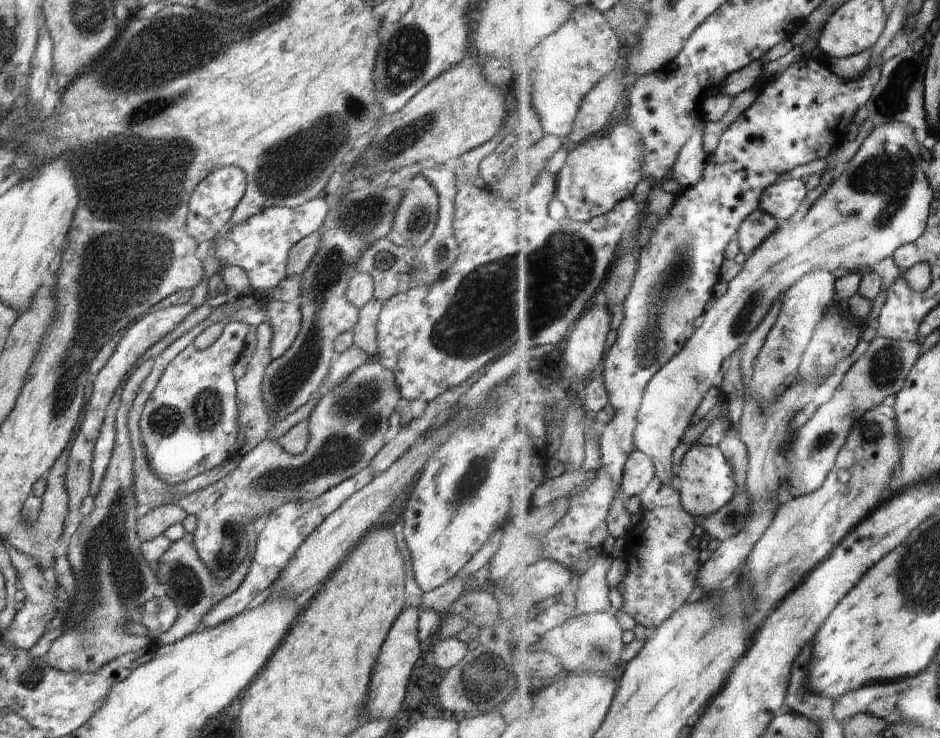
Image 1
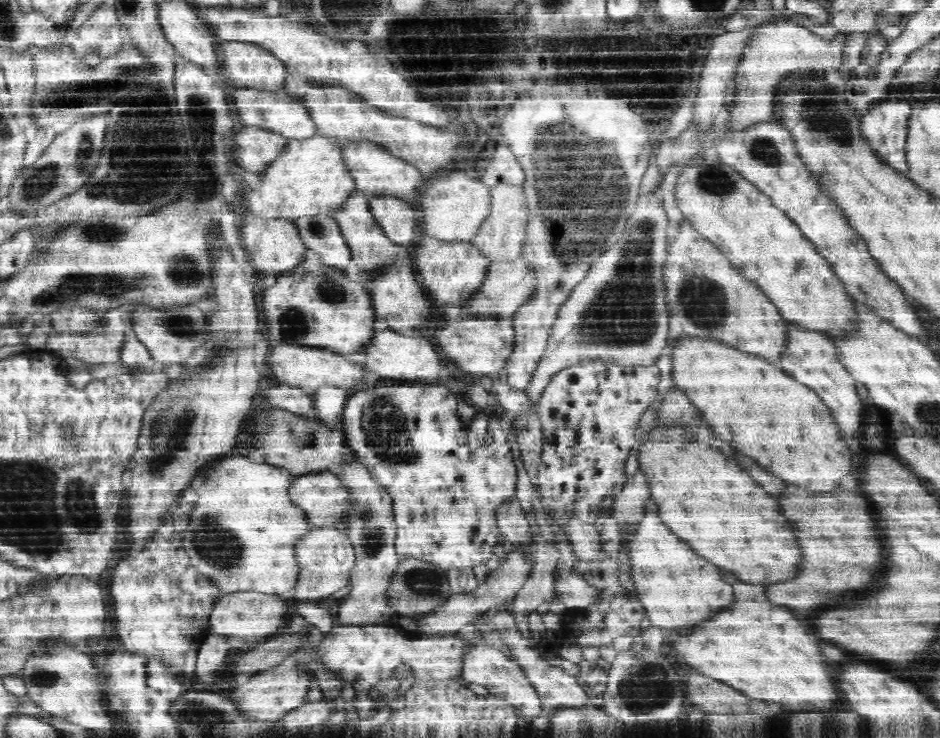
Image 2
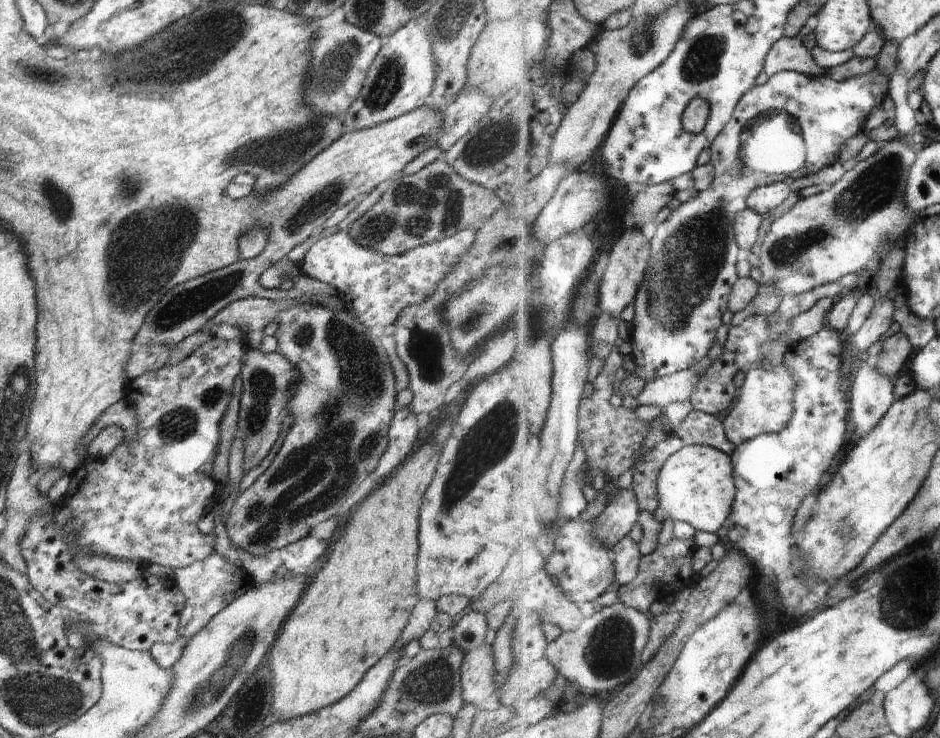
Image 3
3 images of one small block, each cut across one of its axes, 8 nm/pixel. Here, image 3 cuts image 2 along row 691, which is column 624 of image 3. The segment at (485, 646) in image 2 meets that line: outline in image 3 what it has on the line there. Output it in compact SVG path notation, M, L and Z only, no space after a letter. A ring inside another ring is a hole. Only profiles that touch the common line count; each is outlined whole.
M620 489L612 496L612 502L596 520L596 538L614 546L624 536L631 534L640 520L641 506L632 489Z

